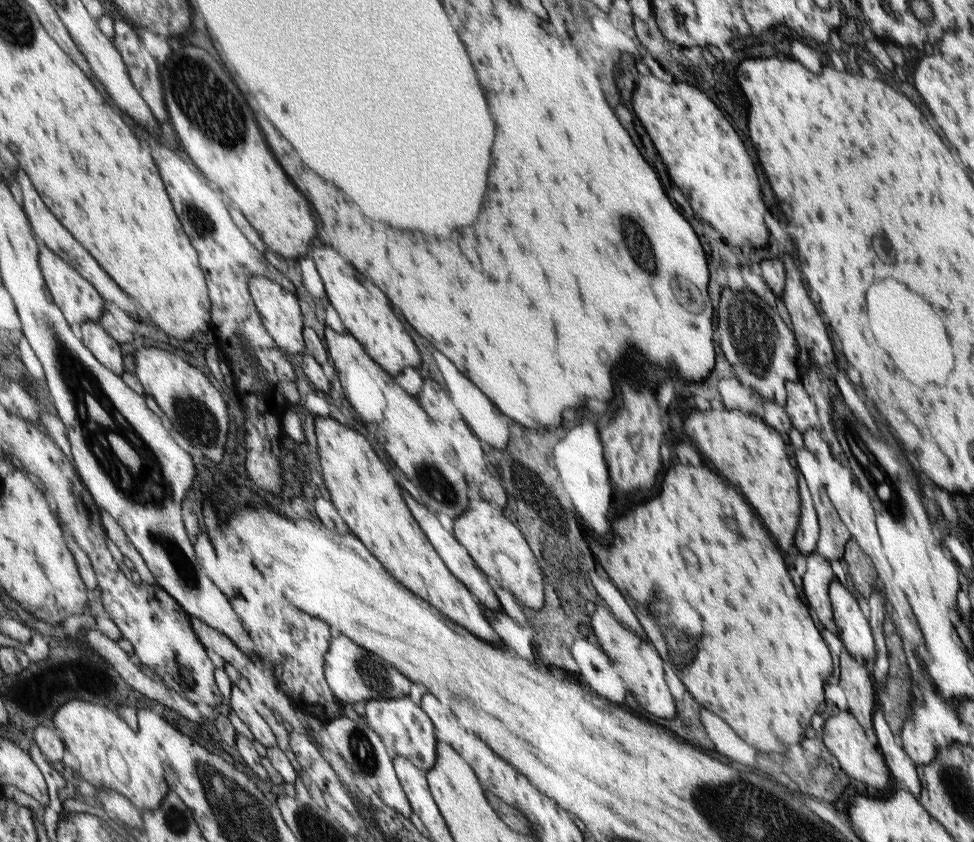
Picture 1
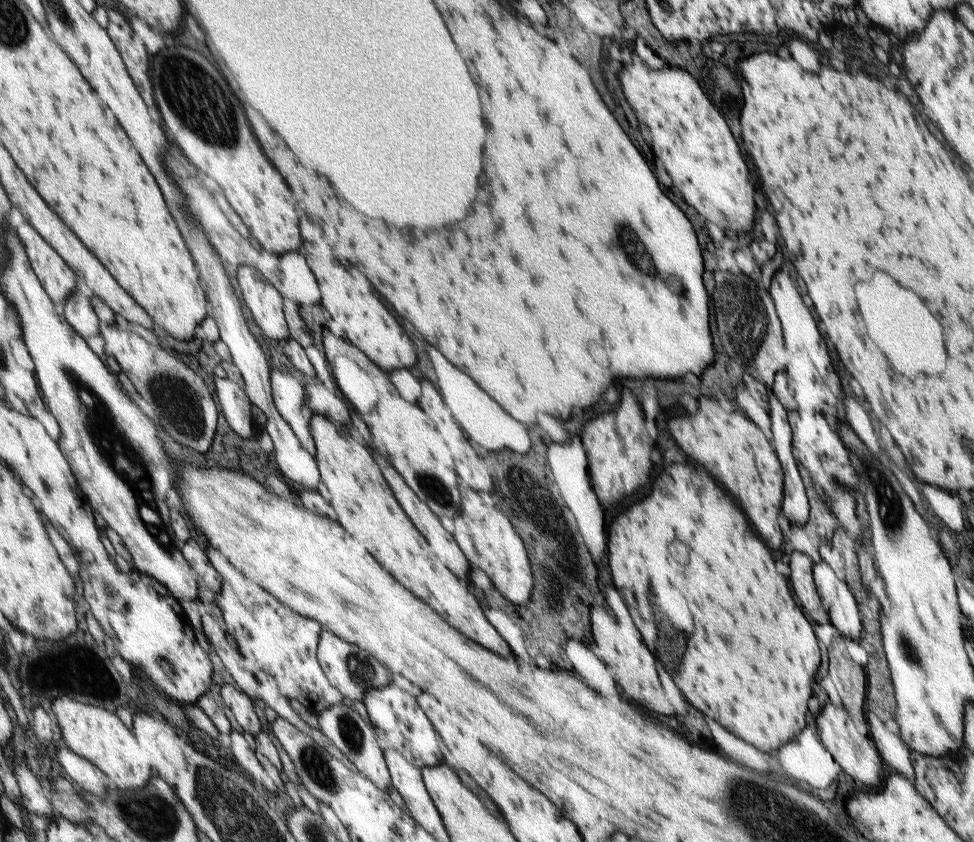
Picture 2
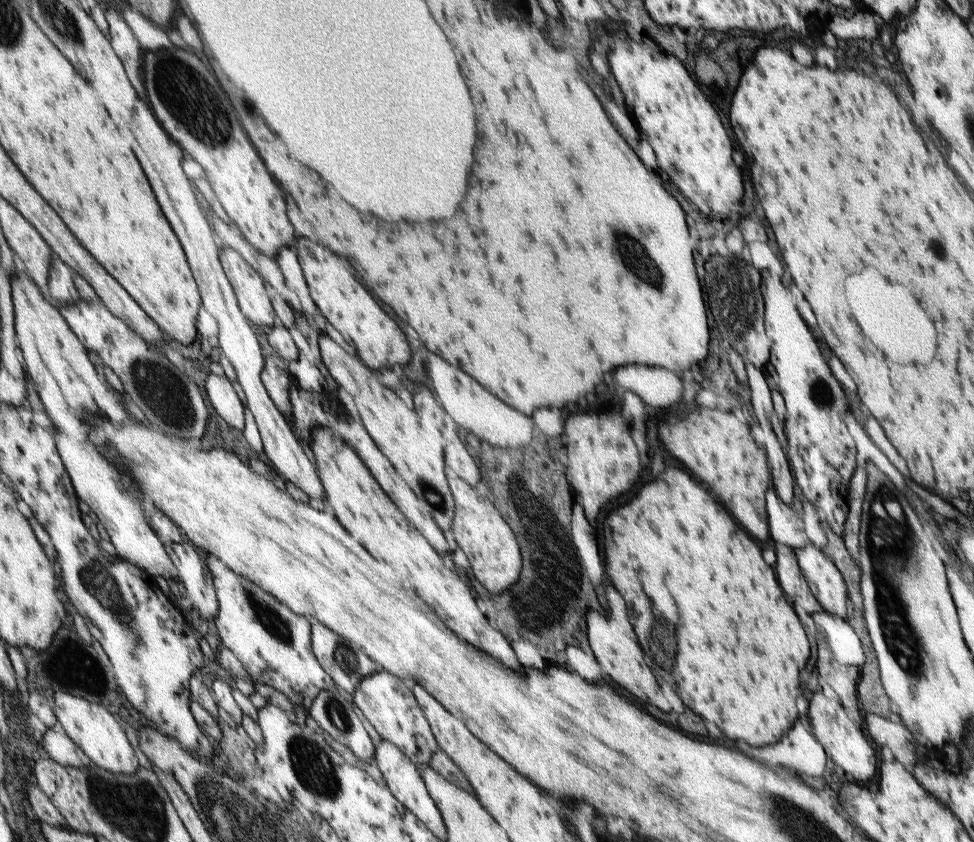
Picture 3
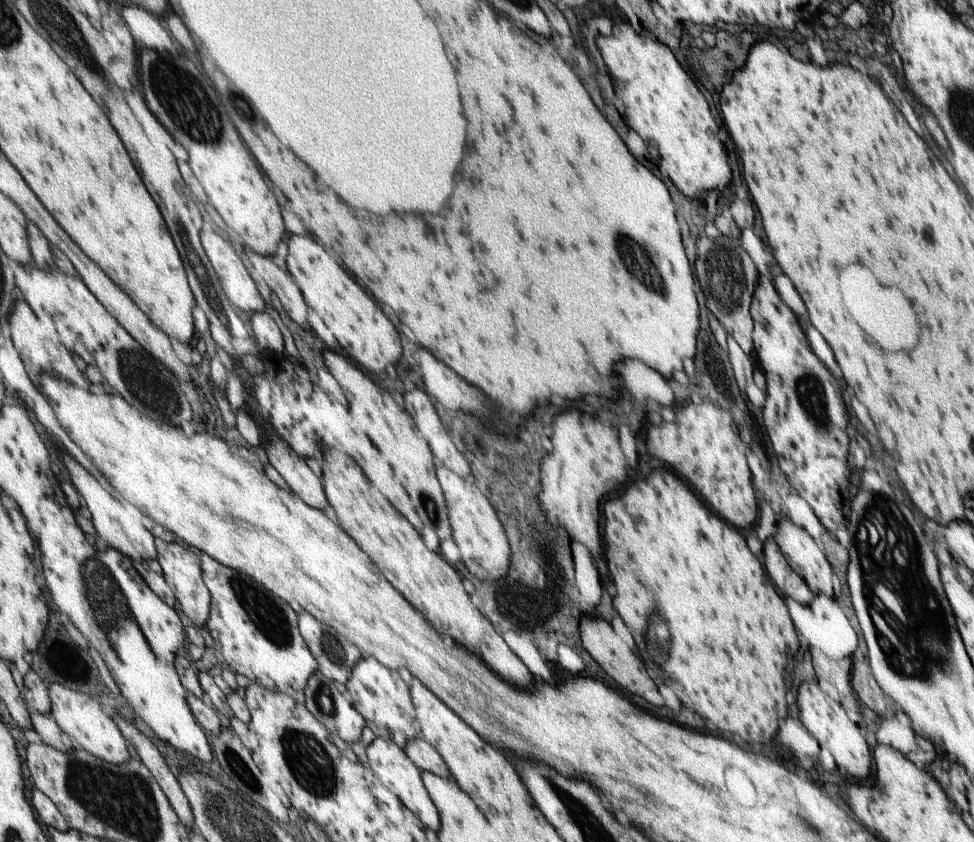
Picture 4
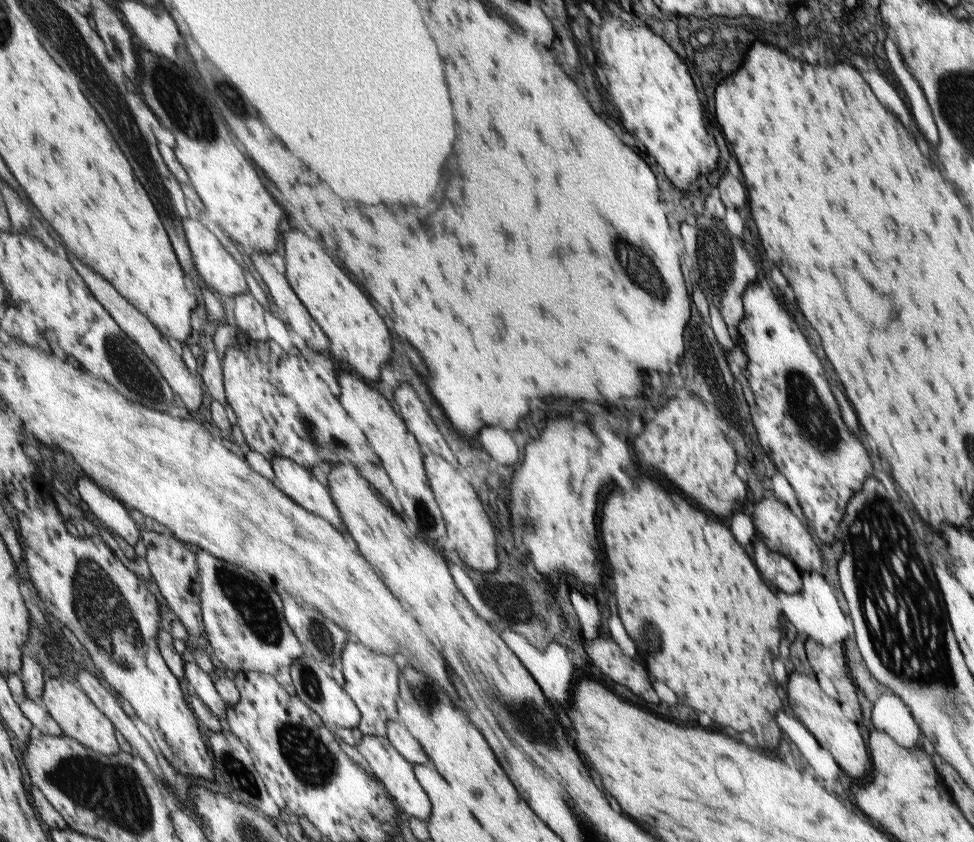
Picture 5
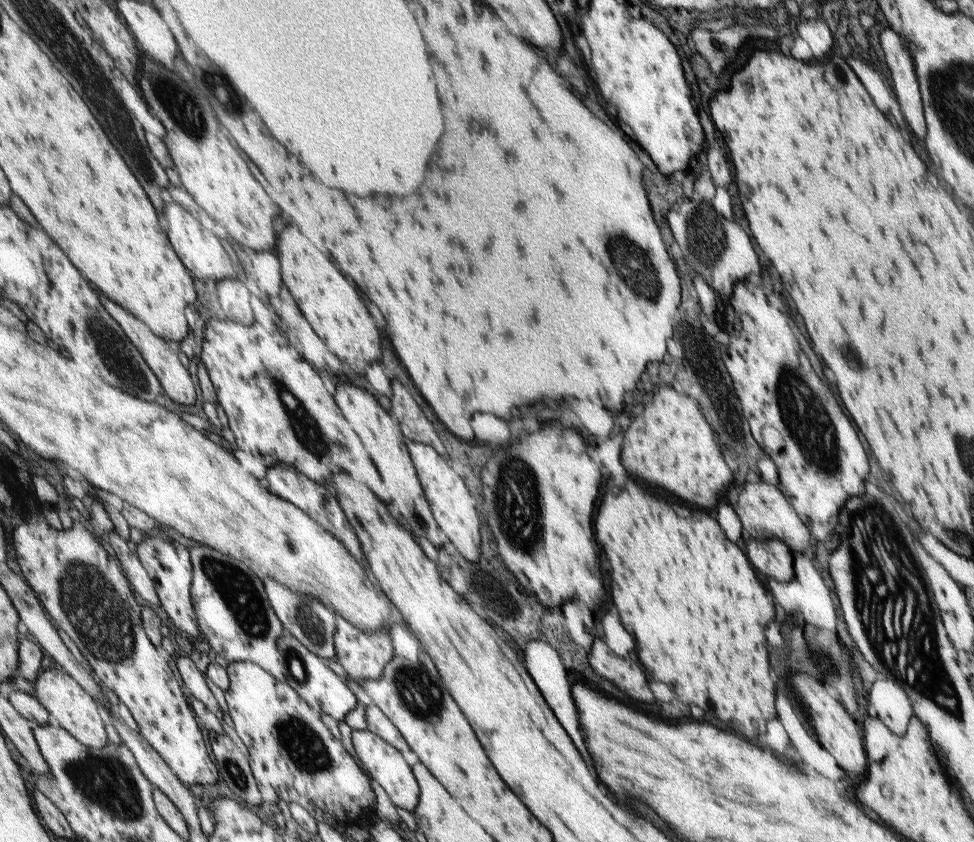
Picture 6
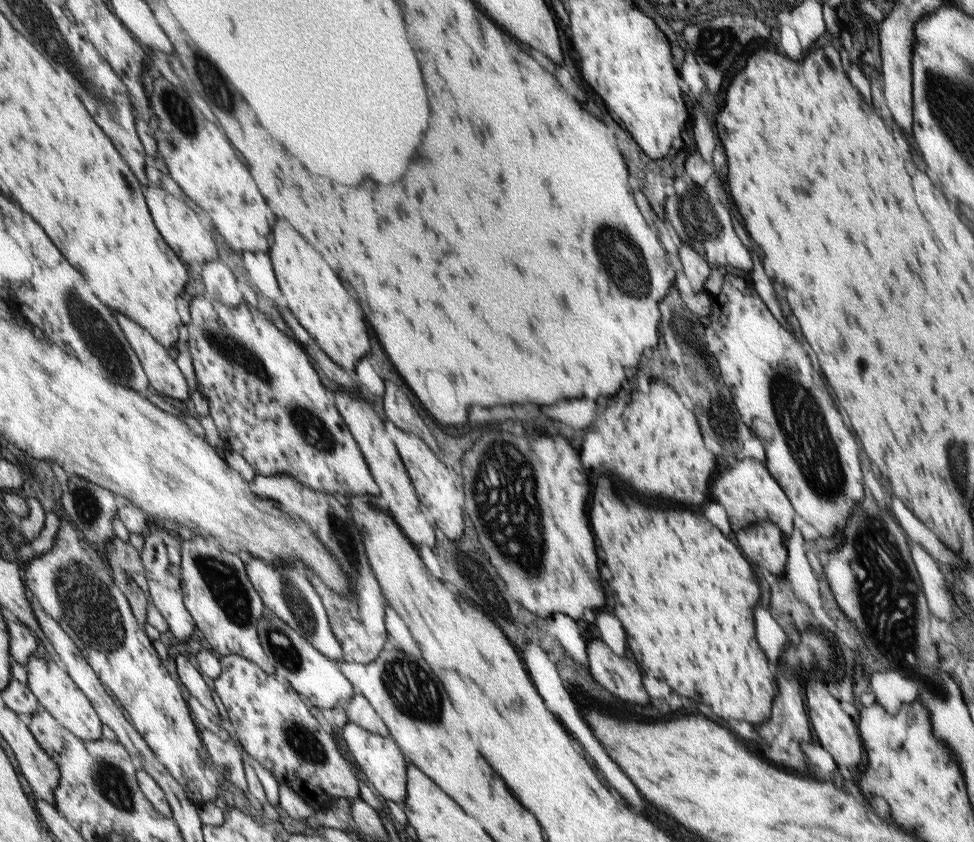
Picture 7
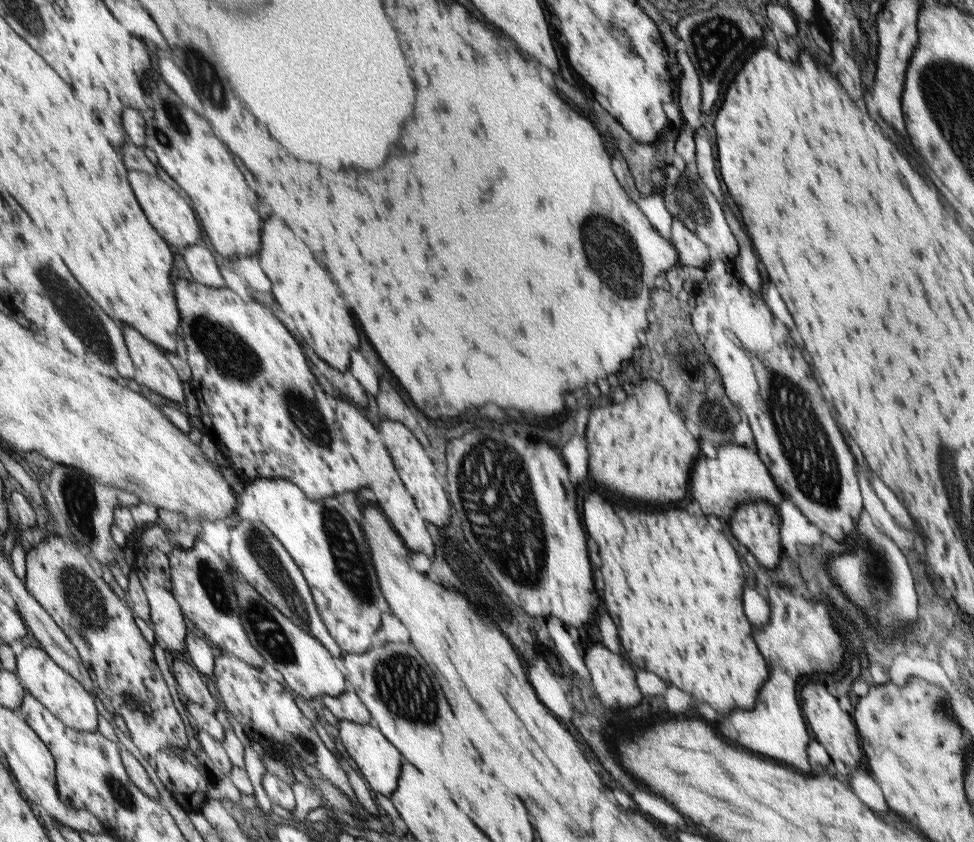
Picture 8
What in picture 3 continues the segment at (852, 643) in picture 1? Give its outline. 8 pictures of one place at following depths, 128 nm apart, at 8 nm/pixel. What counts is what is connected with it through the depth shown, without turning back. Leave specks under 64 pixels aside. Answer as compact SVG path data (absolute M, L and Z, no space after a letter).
M811 542L803 548L792 550L795 552L795 560L799 560L799 568L803 568L803 576L810 591L822 606L822 610L841 620L847 620L847 588L835 565Z

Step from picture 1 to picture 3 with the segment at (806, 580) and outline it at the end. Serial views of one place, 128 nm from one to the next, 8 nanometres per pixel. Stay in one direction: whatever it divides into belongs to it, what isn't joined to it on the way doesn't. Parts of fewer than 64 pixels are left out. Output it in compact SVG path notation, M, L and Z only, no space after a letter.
M775 543L775 578L783 588L783 596L791 600L791 604L799 606L807 614L817 614L822 611L822 606L815 600L810 591L806 578L801 576L797 568L795 552L784 544Z

